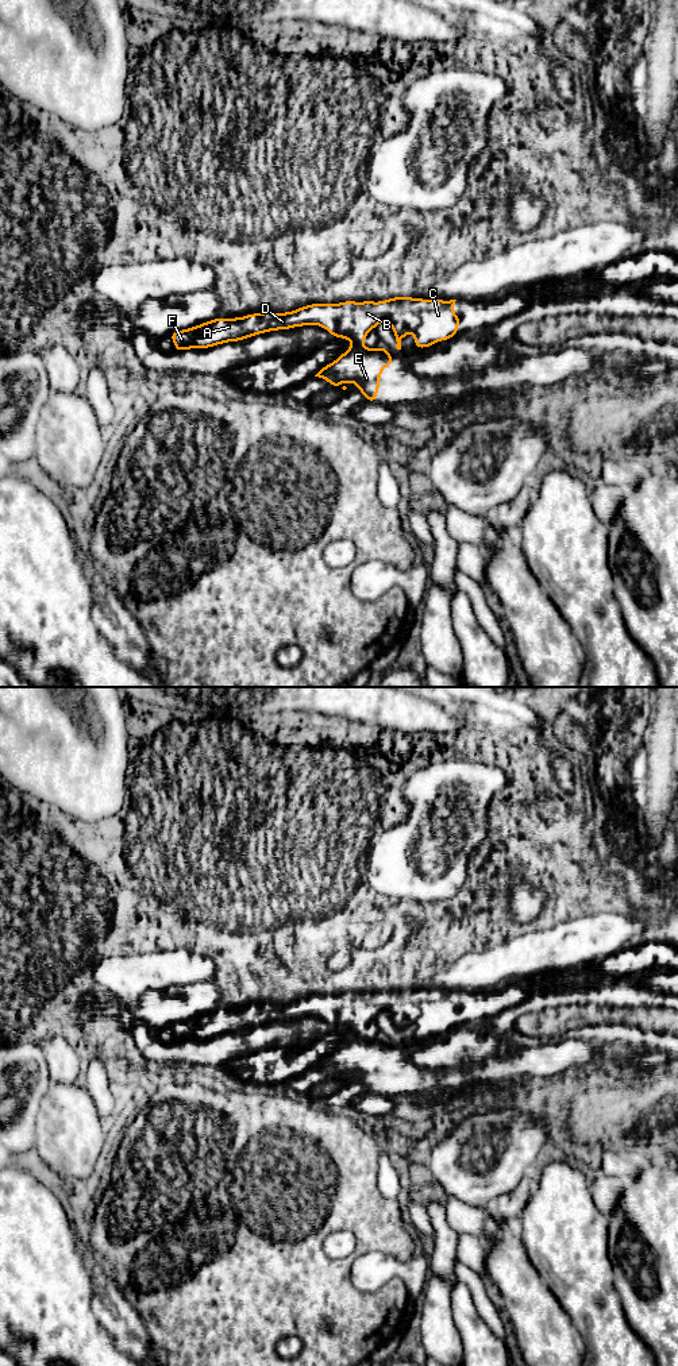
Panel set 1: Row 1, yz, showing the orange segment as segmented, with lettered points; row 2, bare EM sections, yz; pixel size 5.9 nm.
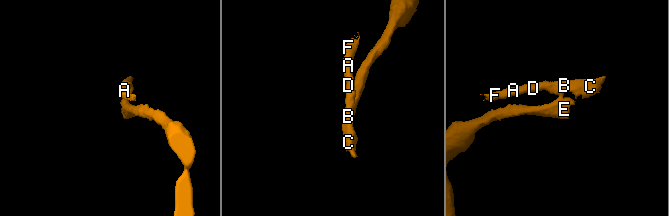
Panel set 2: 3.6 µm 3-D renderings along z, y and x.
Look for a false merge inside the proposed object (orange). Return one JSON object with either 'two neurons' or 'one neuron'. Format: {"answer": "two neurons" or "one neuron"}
{"answer": "two neurons"}

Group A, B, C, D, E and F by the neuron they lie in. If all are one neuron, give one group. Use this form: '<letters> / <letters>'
A B C D F / E

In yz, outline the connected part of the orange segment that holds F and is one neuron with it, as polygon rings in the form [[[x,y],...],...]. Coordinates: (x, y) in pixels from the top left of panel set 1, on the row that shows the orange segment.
[[[394,297],[381,302],[315,302],[290,313],[263,312],[236,319],[219,317],[169,336],[177,351],[185,351],[238,342],[269,331],[315,324],[325,328],[332,336],[350,339],[353,344],[362,346],[366,335],[388,320],[396,336],[397,350],[401,350],[401,339],[411,332],[415,333],[415,348],[424,348],[439,340],[450,340],[458,333],[461,319],[451,309],[455,301]]]

